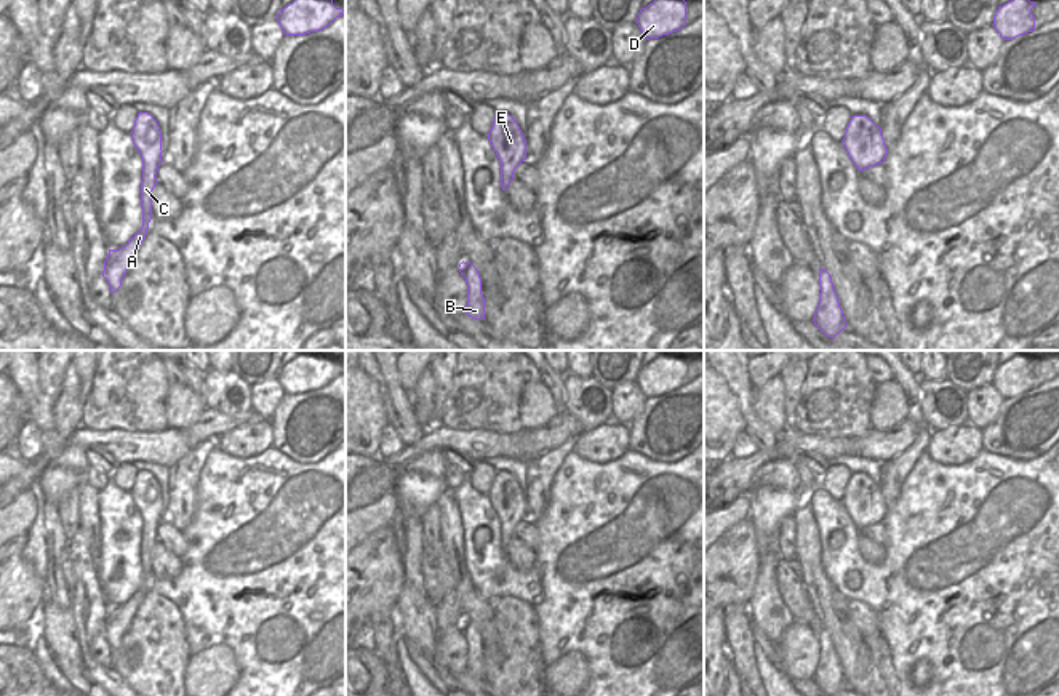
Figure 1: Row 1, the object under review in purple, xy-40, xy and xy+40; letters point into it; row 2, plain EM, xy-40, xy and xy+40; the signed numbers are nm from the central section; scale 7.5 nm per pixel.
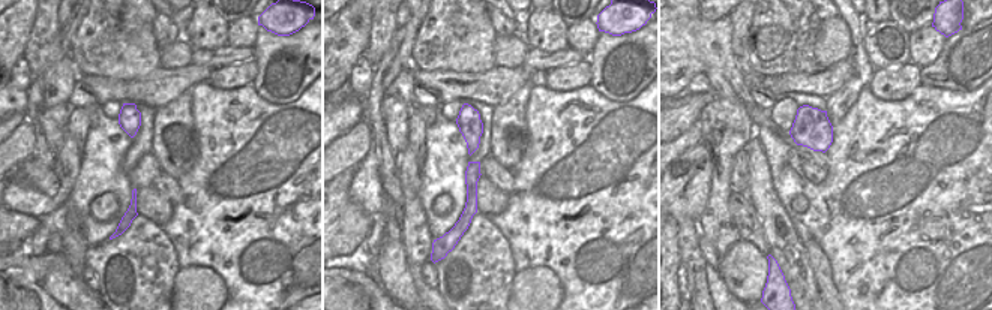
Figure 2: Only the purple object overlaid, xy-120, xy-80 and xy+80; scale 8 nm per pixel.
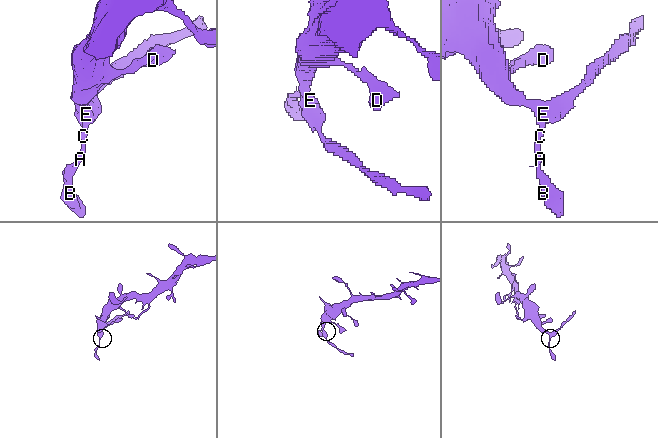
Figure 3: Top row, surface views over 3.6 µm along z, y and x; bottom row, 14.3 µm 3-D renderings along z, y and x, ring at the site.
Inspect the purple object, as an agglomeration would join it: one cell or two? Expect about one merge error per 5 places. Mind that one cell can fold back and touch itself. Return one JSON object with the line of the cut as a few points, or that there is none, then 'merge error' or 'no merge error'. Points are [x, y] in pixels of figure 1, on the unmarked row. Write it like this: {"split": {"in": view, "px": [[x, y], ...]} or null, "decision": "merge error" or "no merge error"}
{"split": null, "decision": "no merge error"}

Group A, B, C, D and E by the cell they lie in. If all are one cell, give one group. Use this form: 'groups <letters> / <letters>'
groups A B C D E

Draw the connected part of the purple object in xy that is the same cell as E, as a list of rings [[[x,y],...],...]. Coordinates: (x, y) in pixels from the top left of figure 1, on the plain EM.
[[[498,470],[488,491],[490,502],[501,522],[501,546],[506,549],[515,526],[526,518],[526,498],[512,474]]]

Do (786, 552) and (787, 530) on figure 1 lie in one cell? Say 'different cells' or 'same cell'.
same cell

